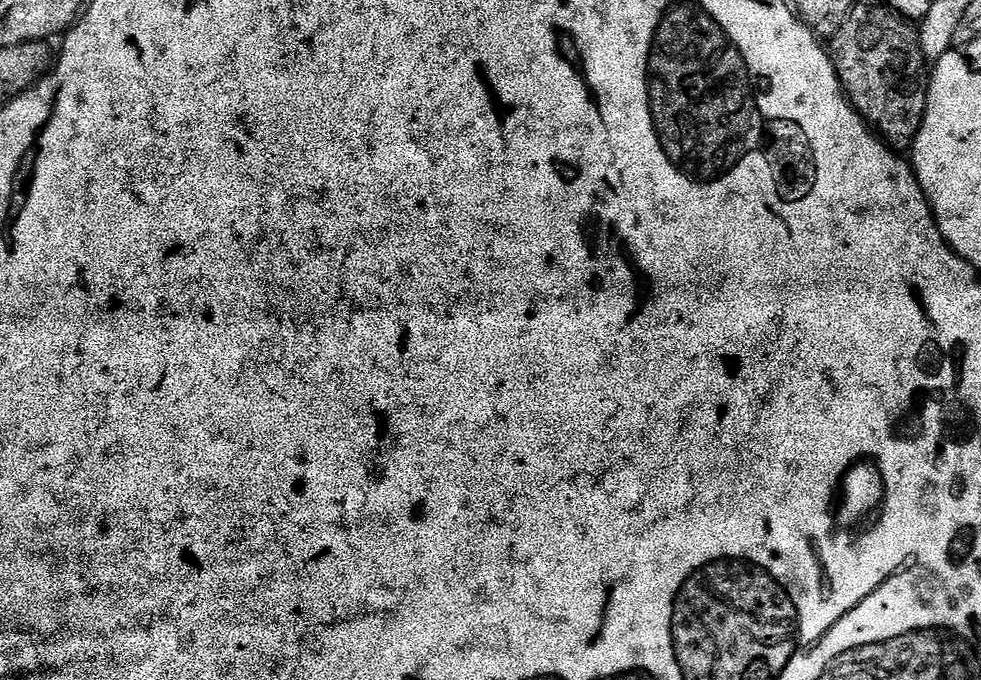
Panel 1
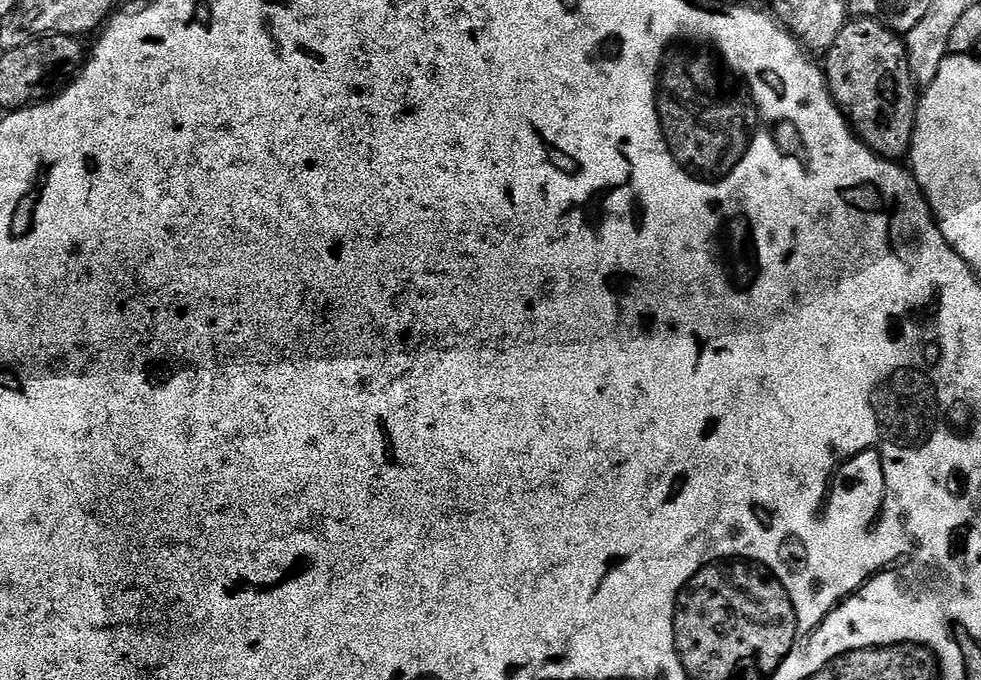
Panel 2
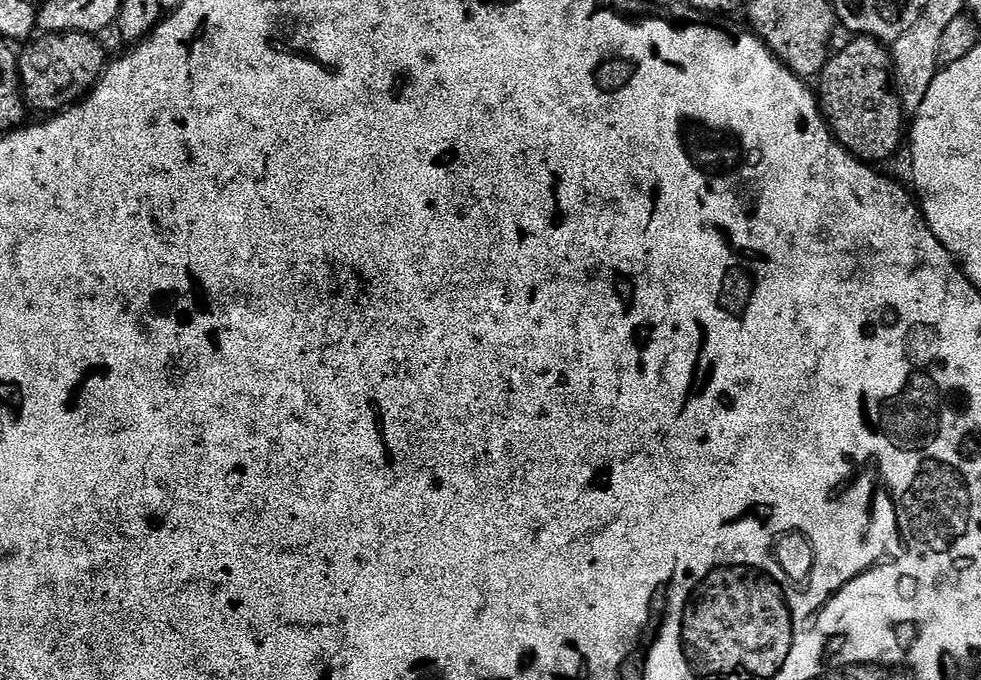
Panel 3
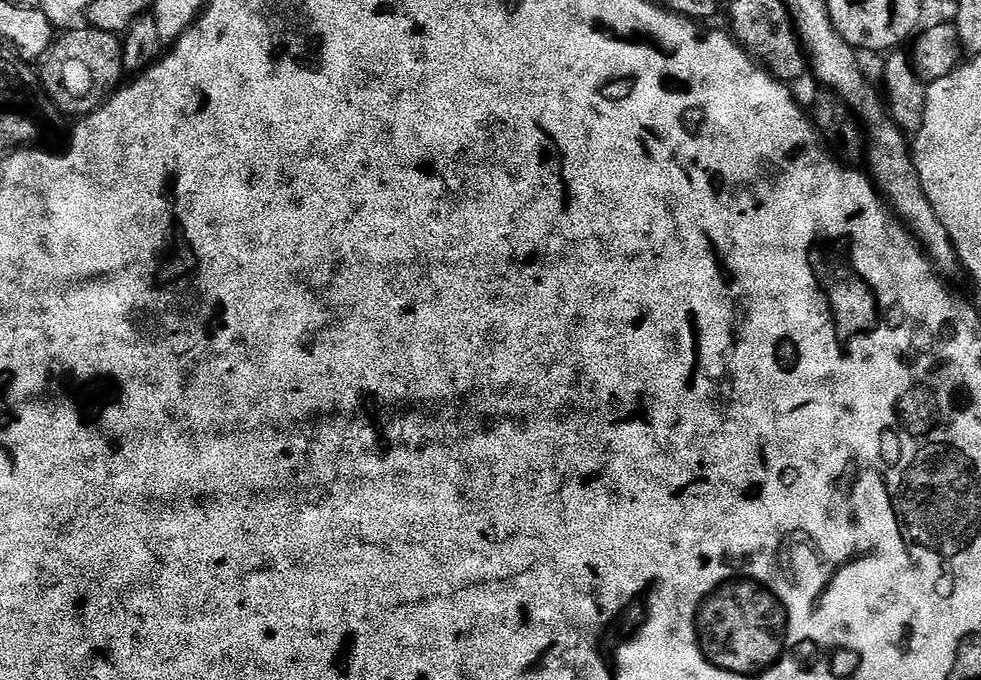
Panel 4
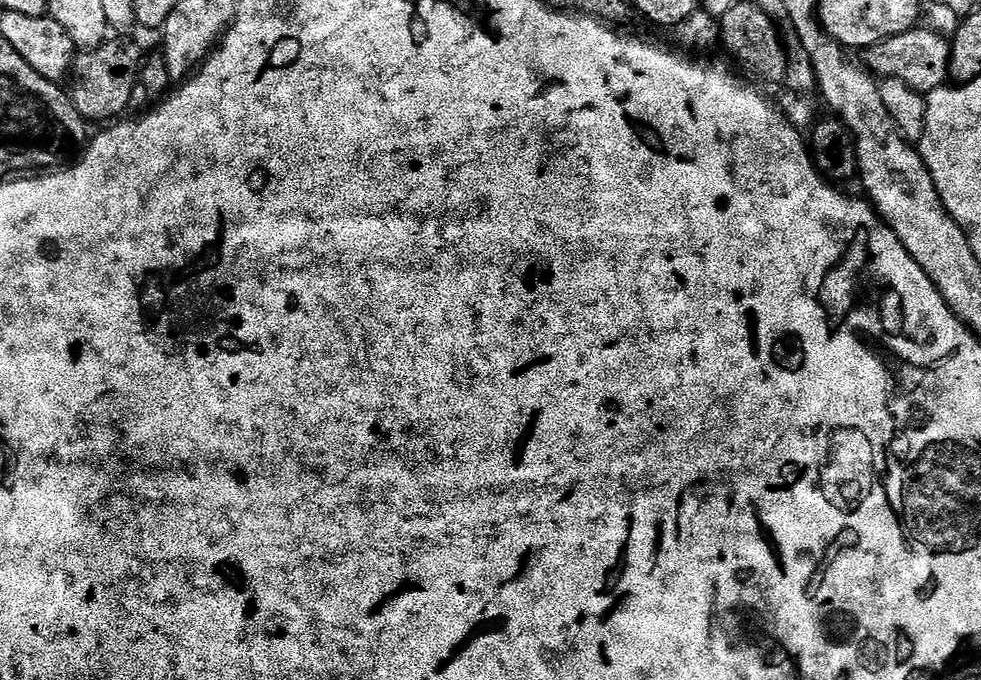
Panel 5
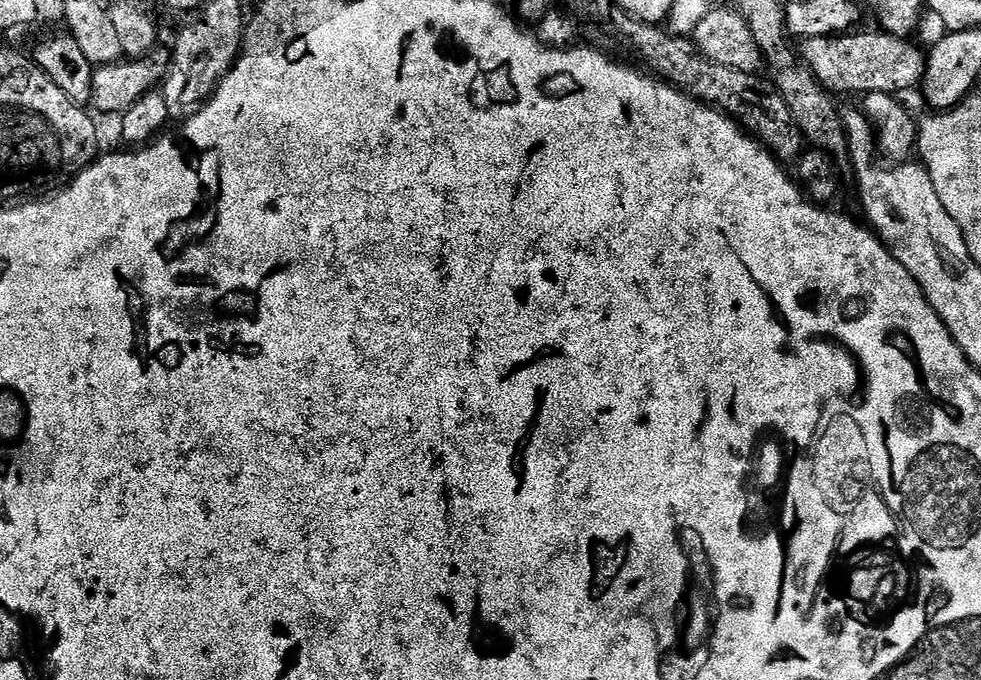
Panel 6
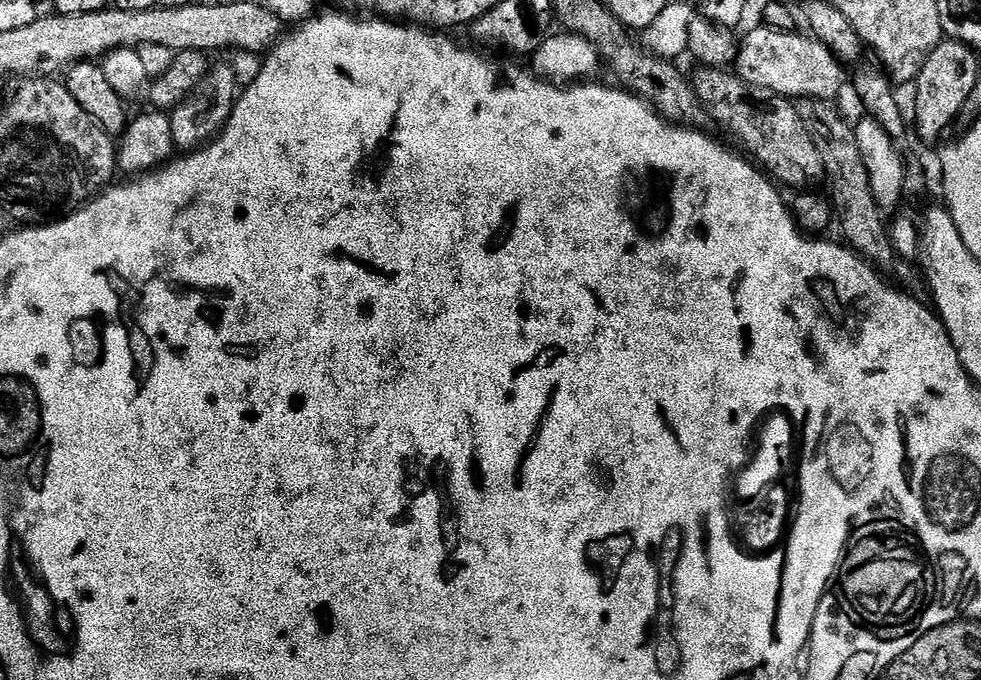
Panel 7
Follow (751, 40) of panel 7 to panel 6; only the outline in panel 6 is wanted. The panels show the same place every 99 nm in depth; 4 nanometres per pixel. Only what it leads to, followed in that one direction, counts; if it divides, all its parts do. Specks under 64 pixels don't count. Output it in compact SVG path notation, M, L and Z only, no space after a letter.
M856 30L851 34L810 38L799 45L798 51L804 63L818 78L818 82L823 88L828 89L833 94L853 92L857 98L860 98L869 92L901 94L900 92L908 92L911 88L919 89L921 87L926 67L926 52L919 43L911 44L913 42L911 39L891 36L883 30L875 30L876 32L860 31Z

